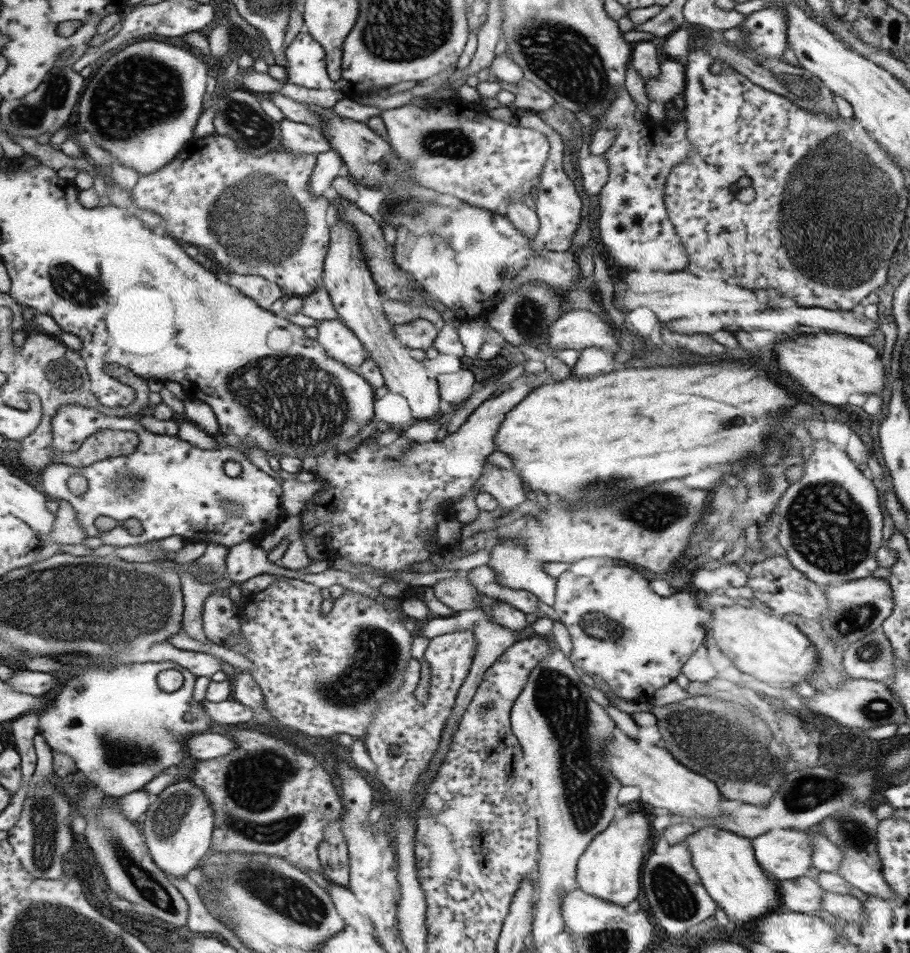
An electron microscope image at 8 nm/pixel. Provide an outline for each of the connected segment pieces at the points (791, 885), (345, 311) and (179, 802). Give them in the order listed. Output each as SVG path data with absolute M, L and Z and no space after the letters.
M798 876L776 882L780 904L796 913L813 914L820 908L822 888L813 878Z
M337 211L334 214L332 213L332 222L328 223L330 224L329 243L322 264L322 284L328 292L335 313L338 315L337 320L347 327L355 335L355 338L360 340L365 354L375 362L378 370L380 370L387 390L401 395L407 401L413 420L436 419L435 414L440 410L440 396L438 395L436 376L441 373L457 374L461 361L456 356L451 356L451 354L438 353L433 359L424 358L421 361L417 361L409 355L410 348L404 347L400 343L400 340L395 336L393 324L381 312L382 302L385 299L383 299L383 296L381 296L378 288L375 286L371 273L363 262L361 245L357 241L357 234L352 229L351 223L347 223L343 219L343 215L339 215Z
M189 779L177 781L167 785L163 791L154 796L150 806L147 807L143 817L140 819L140 829L146 842L149 856L154 864L157 865L157 868L162 870L165 876L169 875L176 879L183 879L189 870L199 866L203 856L209 852L213 830L212 810L207 798L205 798L205 794L201 794L201 787L192 785Z

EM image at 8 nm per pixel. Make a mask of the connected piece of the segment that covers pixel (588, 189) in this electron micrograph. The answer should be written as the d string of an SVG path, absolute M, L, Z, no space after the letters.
M581 144L581 150L578 150L578 163L583 189L588 195L597 195L601 188L607 182L607 163L605 156L591 156L585 150L585 144Z

